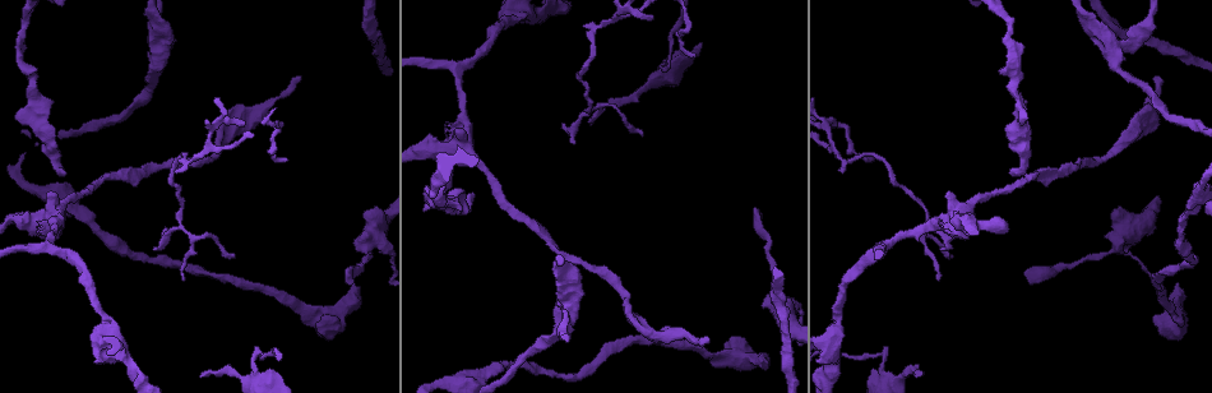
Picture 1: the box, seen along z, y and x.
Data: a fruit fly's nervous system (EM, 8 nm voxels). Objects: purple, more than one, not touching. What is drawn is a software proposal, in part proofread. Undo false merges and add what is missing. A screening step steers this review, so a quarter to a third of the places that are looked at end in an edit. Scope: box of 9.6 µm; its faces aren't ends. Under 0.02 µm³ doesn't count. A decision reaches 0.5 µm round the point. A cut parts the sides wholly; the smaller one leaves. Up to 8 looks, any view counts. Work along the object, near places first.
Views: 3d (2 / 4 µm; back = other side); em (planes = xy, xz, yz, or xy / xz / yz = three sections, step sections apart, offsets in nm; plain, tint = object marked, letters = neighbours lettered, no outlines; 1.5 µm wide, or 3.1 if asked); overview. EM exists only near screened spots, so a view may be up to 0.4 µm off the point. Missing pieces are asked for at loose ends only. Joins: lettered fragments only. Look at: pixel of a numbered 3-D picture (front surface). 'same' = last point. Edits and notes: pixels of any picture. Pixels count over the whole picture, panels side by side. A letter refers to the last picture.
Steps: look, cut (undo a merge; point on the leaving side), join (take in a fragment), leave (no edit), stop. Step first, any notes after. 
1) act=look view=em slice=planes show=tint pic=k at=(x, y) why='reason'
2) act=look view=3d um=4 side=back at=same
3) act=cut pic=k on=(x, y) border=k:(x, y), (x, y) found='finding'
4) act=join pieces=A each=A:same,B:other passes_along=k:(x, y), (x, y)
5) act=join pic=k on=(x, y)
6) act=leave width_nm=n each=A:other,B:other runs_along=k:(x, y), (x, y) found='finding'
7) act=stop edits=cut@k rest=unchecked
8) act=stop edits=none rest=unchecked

act=look view=3d um=2 pic=1 at=(608, 99)

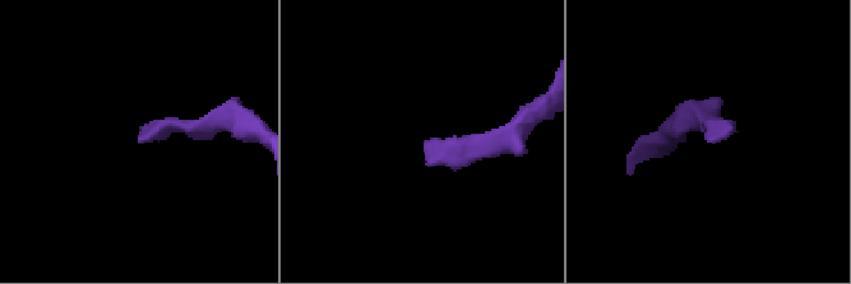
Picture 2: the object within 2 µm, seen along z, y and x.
act=look view=em slice=planes show=letters pic=2 at=(716, 141)

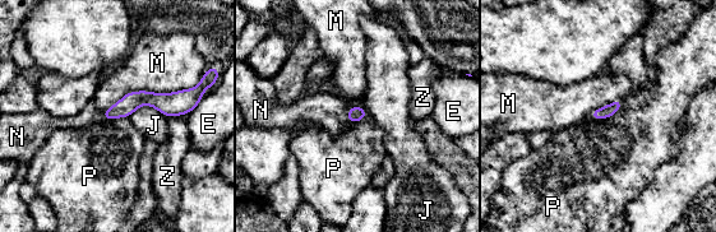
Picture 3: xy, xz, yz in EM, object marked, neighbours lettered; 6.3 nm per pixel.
act=join pieces=N each=E:other,J:other,M:other,N:same,P:other,Z:other passes_along=3:(355, 114), (347, 114), (331, 111) found='it goes on there'

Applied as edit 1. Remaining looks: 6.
act=look view=3d um=4 pic=1 at=(66, 172) why='branch stops here'

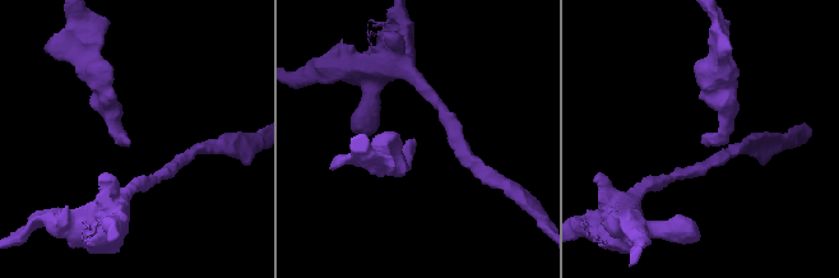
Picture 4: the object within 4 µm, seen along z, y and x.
act=look view=em slice=planes show=tint pic=4 at=(128, 142)

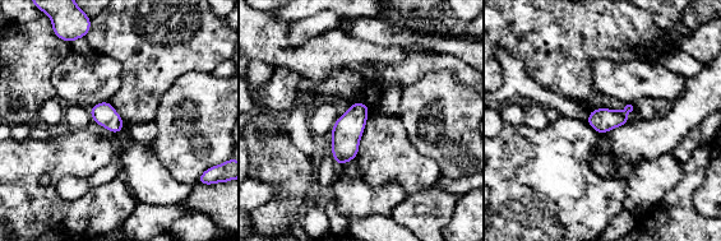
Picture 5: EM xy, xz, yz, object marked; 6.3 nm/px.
act=look view=em slice=planes show=letters at=same why='what lies round it'

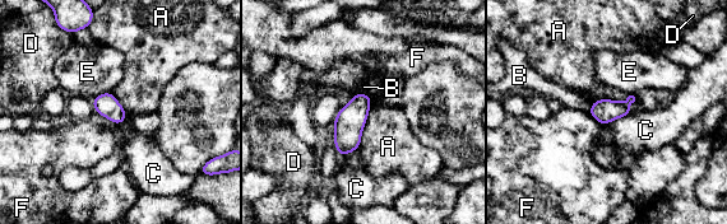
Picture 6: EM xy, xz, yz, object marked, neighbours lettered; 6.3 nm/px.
act=leave each=A:other,B:other,C:other,D:other,E:other,F:other border=6:(635, 97), (592, 103) found='no lettered fragment goes on from it'

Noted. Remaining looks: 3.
act=look view=em slice=planes show=plain pic=1 at=(765, 358) why='branch stops here'

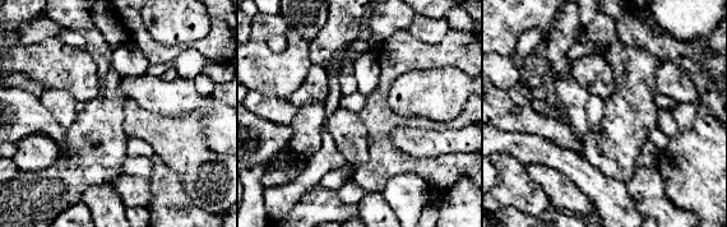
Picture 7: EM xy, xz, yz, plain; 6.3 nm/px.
act=look view=em slice=planes show=letters at=same why='what lies round it'

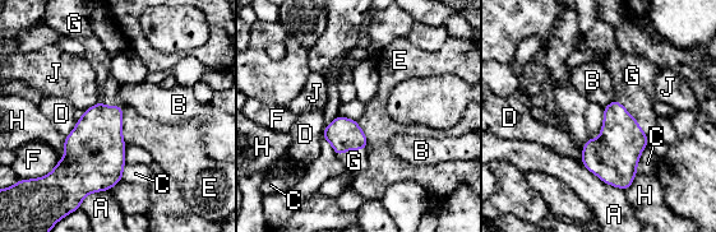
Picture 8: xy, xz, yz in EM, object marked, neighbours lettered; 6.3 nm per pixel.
act=join pieces=G width_nm=220 each=A:other,B:other,C:other,D:other,E:other,F:other,G:same,H:other,J:other passes_along=8:(617, 152), (634, 119), (632, 79) found='the cell continues'

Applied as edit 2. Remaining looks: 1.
act=look view=em slice=planes show=letters pic=1 at=(1026, 272) why='end of a long branch'

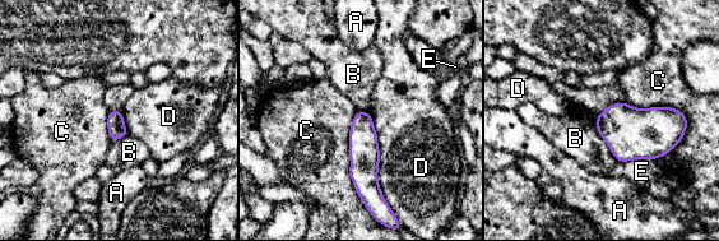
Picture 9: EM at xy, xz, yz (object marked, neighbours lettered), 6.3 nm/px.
act=leave each=A:other,B:other,C:other,D:other,E:other border=9:(369, 112), (386, 203) found='no lettered fragment goes on from it'

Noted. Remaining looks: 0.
act=stop edits=join@3,join@8 rest=unchecked

